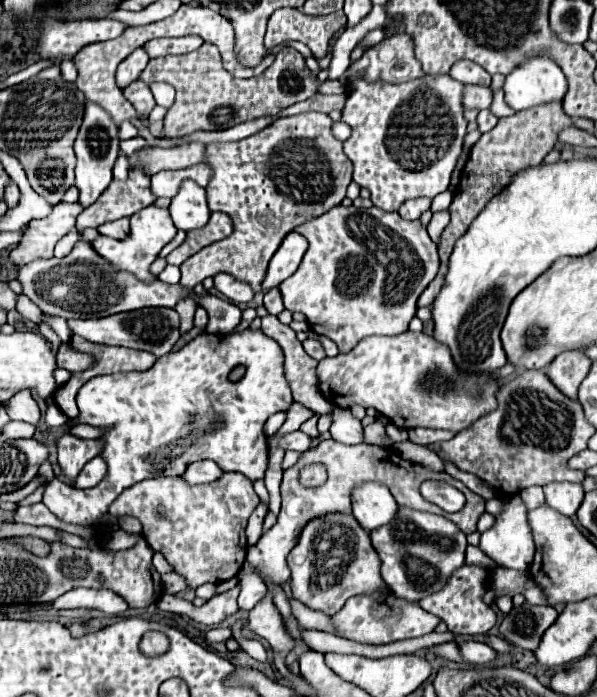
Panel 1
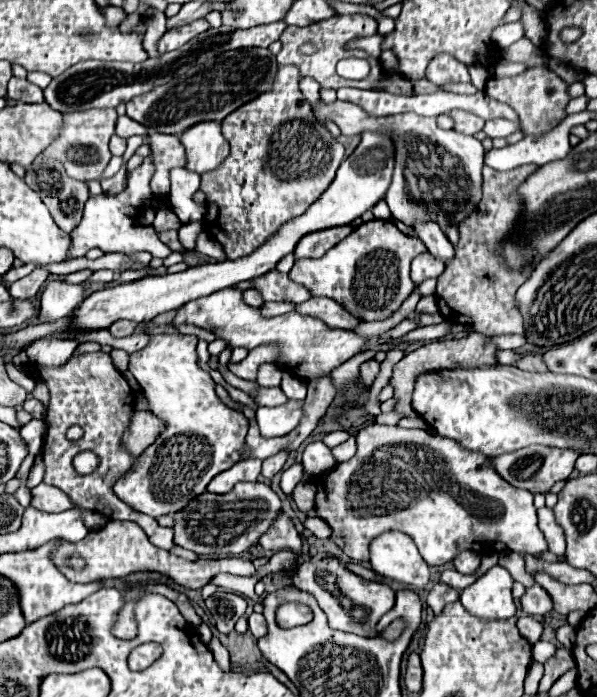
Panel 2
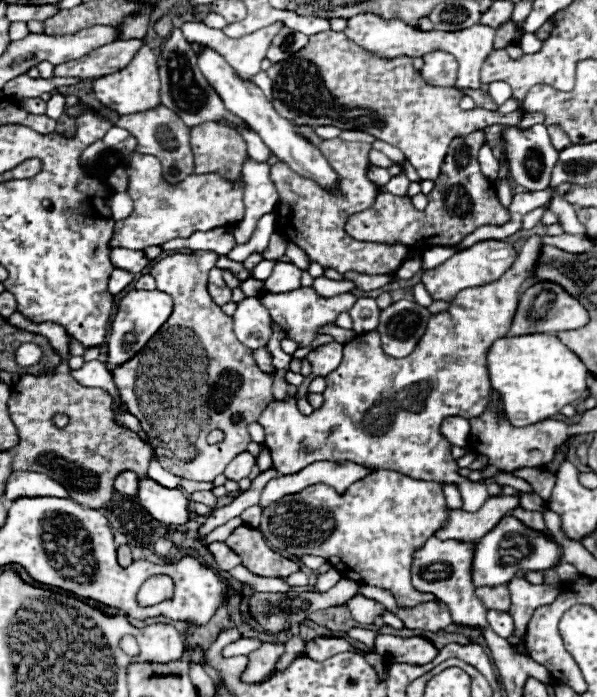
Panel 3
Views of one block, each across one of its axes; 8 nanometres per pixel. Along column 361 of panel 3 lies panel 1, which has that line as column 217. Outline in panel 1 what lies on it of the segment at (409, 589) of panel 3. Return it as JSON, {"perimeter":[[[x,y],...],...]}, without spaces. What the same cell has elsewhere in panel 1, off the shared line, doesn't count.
{"perimeter":[[[228,472],[216,482],[198,486],[192,486],[178,476],[142,480],[120,494],[108,506],[108,514],[138,518],[142,522],[142,534],[148,546],[154,552],[162,552],[162,556],[174,566],[174,572],[182,574],[188,580],[190,588],[198,588],[206,582],[224,582],[240,572],[246,558],[246,524],[258,504],[260,498],[256,496],[252,482],[242,474]]]}

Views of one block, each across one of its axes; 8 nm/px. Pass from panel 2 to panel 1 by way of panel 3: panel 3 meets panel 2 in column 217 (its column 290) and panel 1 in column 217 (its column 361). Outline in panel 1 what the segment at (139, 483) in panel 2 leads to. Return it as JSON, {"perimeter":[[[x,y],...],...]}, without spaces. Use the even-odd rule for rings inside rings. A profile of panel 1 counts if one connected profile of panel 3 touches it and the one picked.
{"perimeter":[[[247,328],[240,334],[202,332],[180,352],[158,358],[146,372],[96,376],[80,388],[76,402],[80,414],[72,420],[74,424],[90,424],[96,428],[110,426],[104,434],[106,446],[100,454],[108,462],[108,474],[96,488],[88,490],[78,490],[60,480],[52,480],[46,486],[42,504],[62,522],[90,526],[106,514],[108,506],[126,488],[146,478],[182,476],[192,462],[214,460],[224,472],[244,474],[252,482],[262,480],[268,468],[268,436],[264,434],[264,424],[272,414],[288,410],[292,404],[292,392],[284,378],[284,356],[280,346],[261,330]],[[236,366],[246,366],[248,372],[238,382],[230,382],[228,374]]]}

